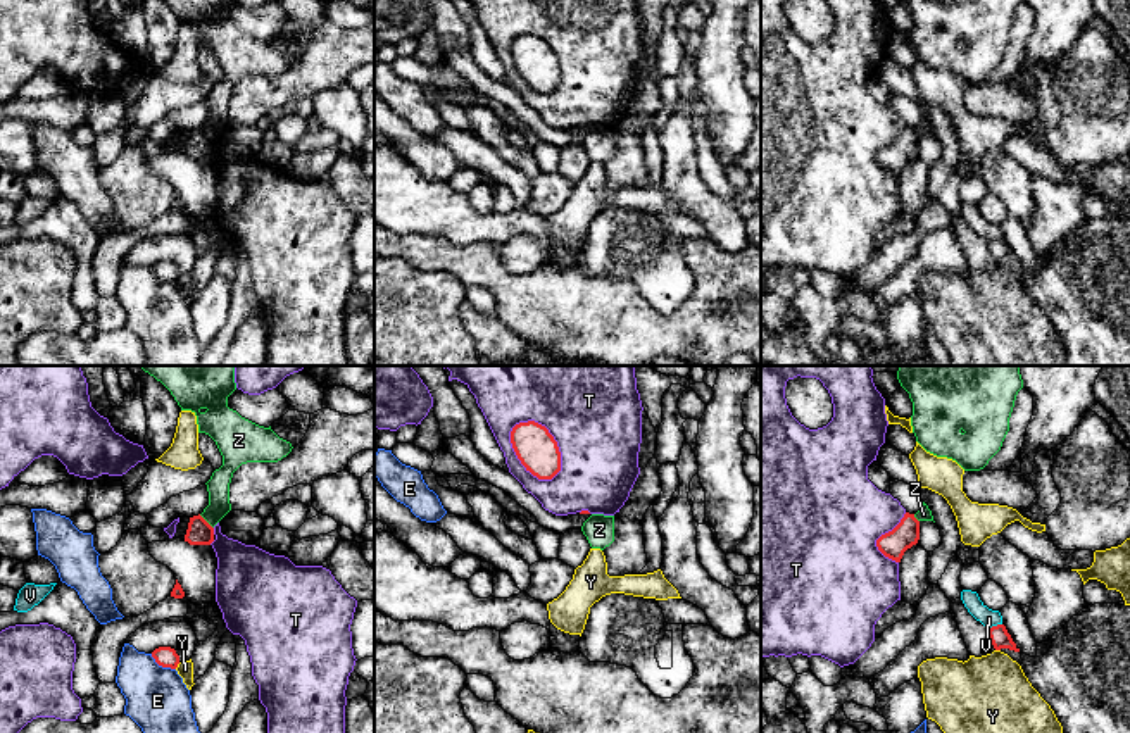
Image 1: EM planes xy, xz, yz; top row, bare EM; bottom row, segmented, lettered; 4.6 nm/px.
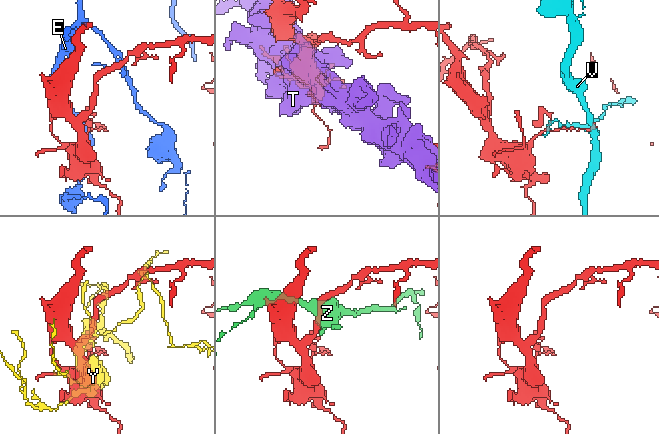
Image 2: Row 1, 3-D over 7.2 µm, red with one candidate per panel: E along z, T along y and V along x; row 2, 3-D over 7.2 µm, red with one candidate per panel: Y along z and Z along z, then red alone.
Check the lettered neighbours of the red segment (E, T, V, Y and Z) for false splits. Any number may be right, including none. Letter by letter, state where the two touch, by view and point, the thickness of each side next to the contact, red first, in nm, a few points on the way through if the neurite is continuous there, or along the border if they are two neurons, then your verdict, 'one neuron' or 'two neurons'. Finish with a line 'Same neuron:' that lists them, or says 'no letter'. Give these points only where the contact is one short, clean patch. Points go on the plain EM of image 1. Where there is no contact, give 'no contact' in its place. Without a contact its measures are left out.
E: xy (163, 280) | 100/300 nm | two neurons
T: xz (518, 71) | 190/200 nm | two neurons
V: yz (994, 240) | 90/90 nm | two neurons
Y: xy (176, 280) | 100/80 nm | two neurons
Z: xy (206, 135) | 120/110 nm | along xy (199, 128), (213, 142) | two neurons
Same neuron: no letter

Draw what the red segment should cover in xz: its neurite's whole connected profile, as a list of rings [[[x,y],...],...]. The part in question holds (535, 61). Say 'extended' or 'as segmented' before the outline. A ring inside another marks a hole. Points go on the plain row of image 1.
as segmented; [[[519,36],[511,45],[511,57],[526,85],[538,93],[552,93],[561,85],[557,55],[545,40]]]

